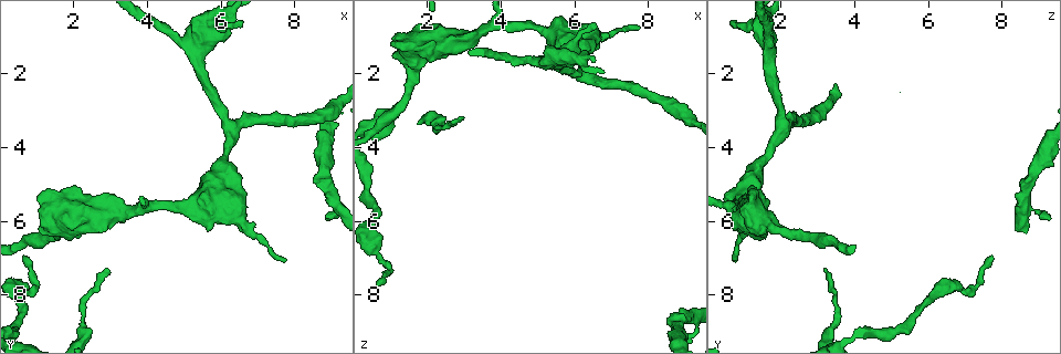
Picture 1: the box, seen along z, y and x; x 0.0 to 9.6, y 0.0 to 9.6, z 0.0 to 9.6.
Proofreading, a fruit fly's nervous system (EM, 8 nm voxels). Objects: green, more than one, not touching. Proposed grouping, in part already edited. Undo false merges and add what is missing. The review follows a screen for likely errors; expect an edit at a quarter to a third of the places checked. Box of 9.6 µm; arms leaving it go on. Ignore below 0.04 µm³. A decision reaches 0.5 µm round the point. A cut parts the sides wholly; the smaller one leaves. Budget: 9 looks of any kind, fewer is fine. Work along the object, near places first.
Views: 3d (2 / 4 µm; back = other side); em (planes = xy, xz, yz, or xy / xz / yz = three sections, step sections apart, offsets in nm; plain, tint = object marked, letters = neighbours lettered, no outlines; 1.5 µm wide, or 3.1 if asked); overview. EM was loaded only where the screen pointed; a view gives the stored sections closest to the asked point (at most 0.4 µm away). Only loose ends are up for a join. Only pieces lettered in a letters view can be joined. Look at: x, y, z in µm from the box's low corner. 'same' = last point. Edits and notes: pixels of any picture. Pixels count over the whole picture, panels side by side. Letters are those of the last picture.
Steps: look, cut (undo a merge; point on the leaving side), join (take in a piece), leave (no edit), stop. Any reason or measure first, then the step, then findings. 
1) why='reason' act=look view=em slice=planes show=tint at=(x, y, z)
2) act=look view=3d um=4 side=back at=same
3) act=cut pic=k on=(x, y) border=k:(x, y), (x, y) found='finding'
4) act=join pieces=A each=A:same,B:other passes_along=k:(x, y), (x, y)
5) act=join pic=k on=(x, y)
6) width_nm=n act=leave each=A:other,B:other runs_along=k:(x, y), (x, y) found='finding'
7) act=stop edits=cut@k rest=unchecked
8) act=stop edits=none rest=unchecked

why='stops while still wide' act=look view=3d um=4 side=back at=(1.20, 5.70, 0.90)

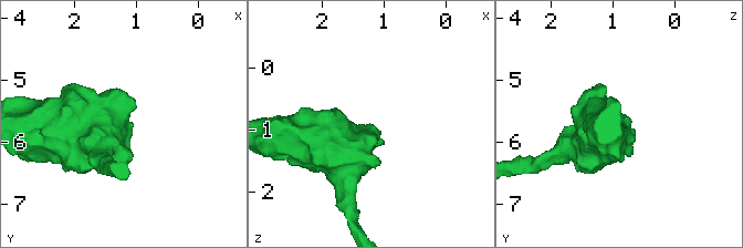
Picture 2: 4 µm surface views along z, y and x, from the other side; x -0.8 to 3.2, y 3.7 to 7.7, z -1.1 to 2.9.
why='now the EM' act=look view=em um=3.1 slice=planes show=letters at=(1.20, 5.75, 0.90)

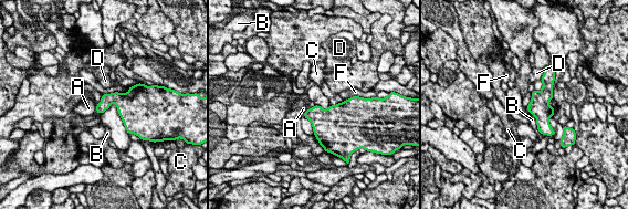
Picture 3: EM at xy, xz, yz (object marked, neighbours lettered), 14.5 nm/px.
longest_contact=B:260nm act=leave each=A:other,B:other,C:other,D:other,F:other border=3:(95, 104), (96, 111) found='no lettered piece goes on from it'

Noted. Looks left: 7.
act=look view=em slice=planes show=letters at=(0.60, 6.95, 7.75)

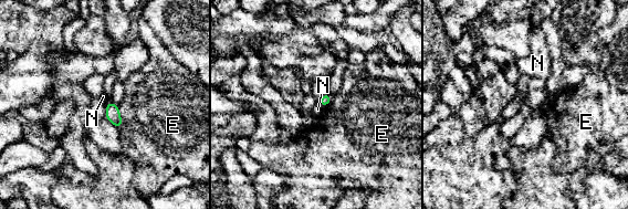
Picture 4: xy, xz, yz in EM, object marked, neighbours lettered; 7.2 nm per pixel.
act=leave each=E:other,N:other border=4:(318, 103), (324, 106) found='none of them fits'

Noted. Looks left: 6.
why='an open end' act=look view=3d um=4 at=(7.75, 7.05, 0.70)

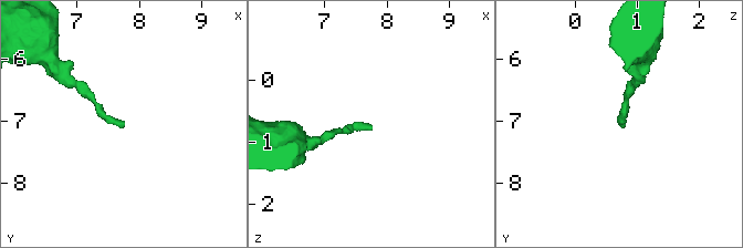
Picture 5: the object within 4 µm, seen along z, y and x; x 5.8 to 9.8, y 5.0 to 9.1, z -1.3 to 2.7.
act=look view=em um=3.1 slice=planes show=letters at=(7.75, 7.10, 0.75)

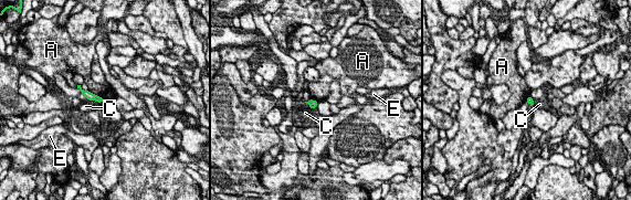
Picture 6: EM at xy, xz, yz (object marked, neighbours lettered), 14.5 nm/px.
act=leave each=A:other,C:other,E:other border=6:(318, 102), (315, 108) found='none of them fits'

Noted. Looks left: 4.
act=look view=3d um=4 at=(6.55, 0.65, 0.65)

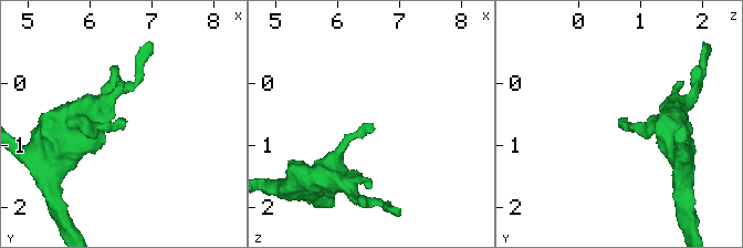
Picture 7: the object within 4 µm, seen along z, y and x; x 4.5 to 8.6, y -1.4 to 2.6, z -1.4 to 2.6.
why='shape alone is not enough' act=look view=em slice=planes show=plain at=(6.60, 0.65, 0.70)

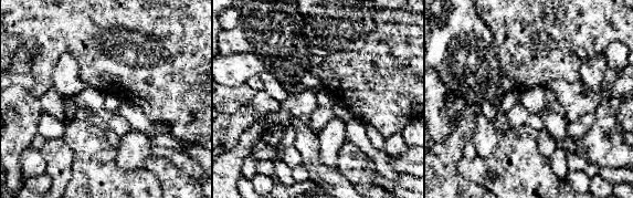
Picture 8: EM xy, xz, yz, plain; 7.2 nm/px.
why='see the neighbours' act=look view=em slice=planes show=letters at=same

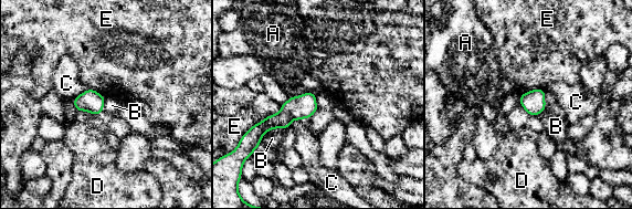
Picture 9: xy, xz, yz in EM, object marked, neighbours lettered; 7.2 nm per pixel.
width_nm=160 act=leave each=A:other,B:other,C:other,D:other,E:other runs_along=9:(313, 96), (280, 121), (257, 128) found='none of them fits'

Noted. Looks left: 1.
act=stop edits=none rest=unchecked

